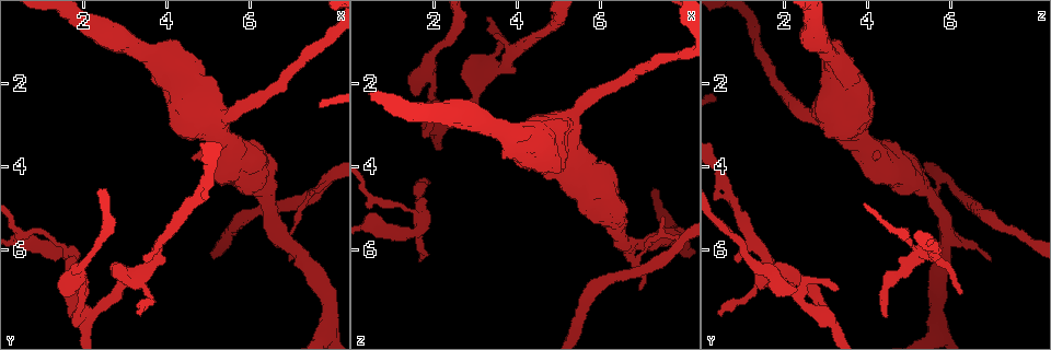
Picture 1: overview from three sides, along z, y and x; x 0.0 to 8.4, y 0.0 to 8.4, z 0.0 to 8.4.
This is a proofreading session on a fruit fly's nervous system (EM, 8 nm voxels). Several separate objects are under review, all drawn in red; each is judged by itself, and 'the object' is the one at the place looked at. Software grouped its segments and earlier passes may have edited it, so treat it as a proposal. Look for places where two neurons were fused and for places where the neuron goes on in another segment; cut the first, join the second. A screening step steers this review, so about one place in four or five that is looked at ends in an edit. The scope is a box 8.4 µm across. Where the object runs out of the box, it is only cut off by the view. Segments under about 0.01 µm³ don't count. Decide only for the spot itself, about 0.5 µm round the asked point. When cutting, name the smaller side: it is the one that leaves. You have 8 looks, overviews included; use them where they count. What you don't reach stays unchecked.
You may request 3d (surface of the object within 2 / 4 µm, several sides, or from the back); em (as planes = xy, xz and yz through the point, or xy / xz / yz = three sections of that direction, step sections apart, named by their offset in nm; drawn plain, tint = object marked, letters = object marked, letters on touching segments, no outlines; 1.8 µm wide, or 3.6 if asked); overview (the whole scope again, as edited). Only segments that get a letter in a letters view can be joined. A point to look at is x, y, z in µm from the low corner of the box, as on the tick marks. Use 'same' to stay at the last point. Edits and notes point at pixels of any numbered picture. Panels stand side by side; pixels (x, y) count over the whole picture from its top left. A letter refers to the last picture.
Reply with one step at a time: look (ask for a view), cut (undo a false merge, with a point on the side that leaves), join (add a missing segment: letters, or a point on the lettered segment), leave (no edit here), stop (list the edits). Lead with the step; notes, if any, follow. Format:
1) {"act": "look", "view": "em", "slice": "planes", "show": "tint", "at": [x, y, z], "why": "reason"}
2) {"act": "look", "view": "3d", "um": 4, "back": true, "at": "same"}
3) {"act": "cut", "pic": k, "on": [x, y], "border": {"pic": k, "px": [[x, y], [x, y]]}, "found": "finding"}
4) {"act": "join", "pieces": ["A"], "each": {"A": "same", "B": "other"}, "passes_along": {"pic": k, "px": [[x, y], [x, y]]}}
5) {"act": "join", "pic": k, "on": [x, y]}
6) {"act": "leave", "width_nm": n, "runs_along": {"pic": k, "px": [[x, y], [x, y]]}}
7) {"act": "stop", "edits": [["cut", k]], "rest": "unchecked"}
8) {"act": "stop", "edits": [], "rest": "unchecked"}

{"act": "look", "view": "em", "slice": "planes", "show": "letters", "at": [1.75, 7.10, 6.25], "why": "free end"}

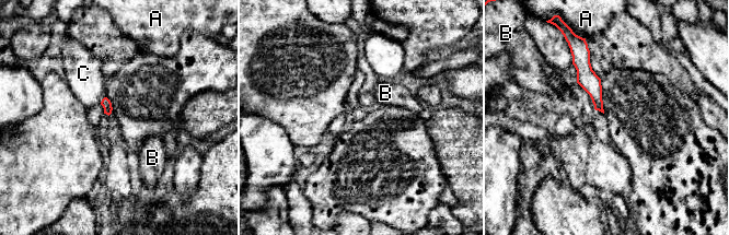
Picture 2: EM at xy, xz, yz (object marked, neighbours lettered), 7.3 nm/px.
{"act": "leave", "each": {"A": "other", "B": "other", "C": "other"}, "border": {"pic": 2, "px": [[104, 96], [100, 103]]}, "found": "no lettered segment goes on from it"}

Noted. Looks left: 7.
{"act": "look", "view": "em", "slice": "planes", "show": "letters", "at": [6.75, 5.60, 5.90], "why": "three arms meet"}

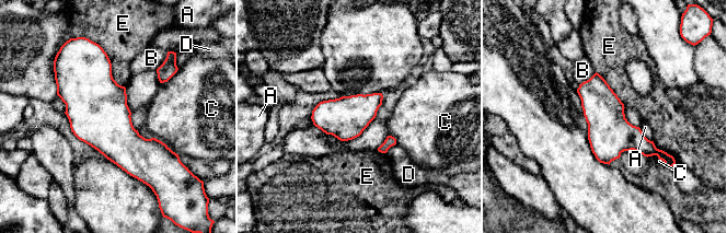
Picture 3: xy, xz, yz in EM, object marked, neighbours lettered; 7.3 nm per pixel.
{"act": "cut", "pic": 3, "on": [669, 161], "each": {"A": "other", "B": "other", "C": "other", "D": "other", "E": "other"}, "border": {"pic": 3, "px": [[655, 148], [656, 154]]}, "found": "a second neuron is stuck on"}

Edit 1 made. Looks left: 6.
{"act": "look", "view": "overview"}

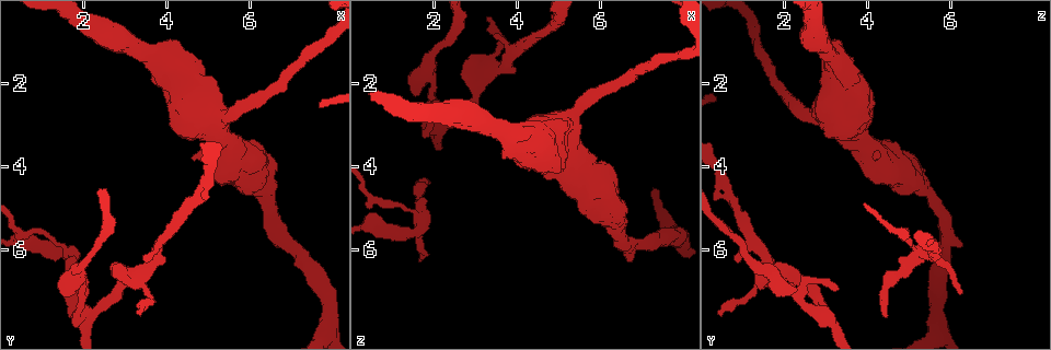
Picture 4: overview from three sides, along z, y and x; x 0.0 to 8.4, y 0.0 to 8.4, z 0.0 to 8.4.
{"act": "look", "view": "3d", "um": 2, "at": [1.75, 7.60, 4.55], "why": "branch stops here"}

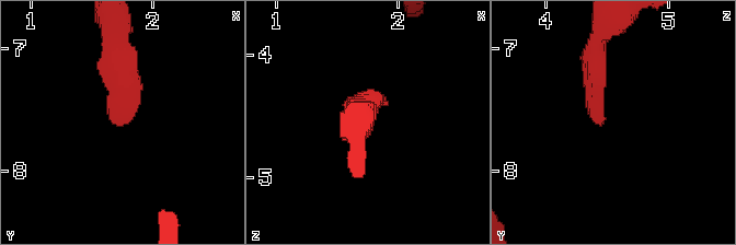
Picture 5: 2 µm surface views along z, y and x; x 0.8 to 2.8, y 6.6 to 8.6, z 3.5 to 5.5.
{"act": "look", "view": "em", "slice": "planes", "show": "letters", "at": [1.76, 7.62, 4.48], "why": "need the tissue"}

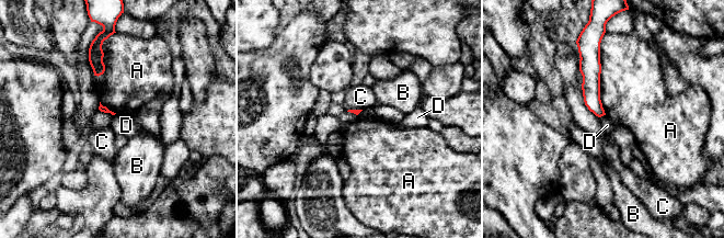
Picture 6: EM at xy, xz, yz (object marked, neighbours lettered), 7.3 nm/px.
{"act": "leave", "longest_contact_nm": ["A", 550], "each": {"A": "other", "B": "other", "C": "other", "D": "other"}, "runs_along": {"pic": 6, "px": [[593, 52], [592, 100], [600, 113]]}, "found": "no lettered segment goes on from it"}

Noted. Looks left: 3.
{"act": "stop", "edits": [["cut", 3]], "rest": "unchecked"}

